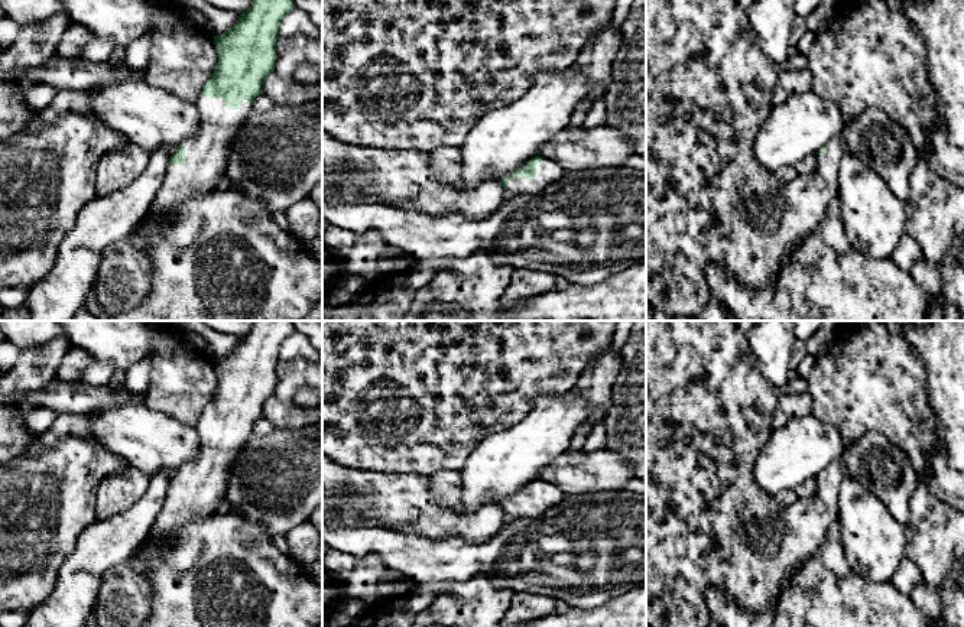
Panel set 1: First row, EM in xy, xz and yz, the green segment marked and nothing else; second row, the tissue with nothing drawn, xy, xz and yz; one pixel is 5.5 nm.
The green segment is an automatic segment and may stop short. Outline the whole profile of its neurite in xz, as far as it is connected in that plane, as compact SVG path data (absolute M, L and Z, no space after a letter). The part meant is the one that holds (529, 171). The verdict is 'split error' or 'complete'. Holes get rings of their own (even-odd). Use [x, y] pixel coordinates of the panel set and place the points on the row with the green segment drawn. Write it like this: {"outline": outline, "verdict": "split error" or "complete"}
{"outline": "M532 157L528 165L502 181L507 195L533 195L561 181L568 172L551 159Z", "verdict": "split error"}

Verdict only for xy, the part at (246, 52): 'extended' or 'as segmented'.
extended

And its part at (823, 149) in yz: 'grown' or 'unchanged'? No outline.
grown

